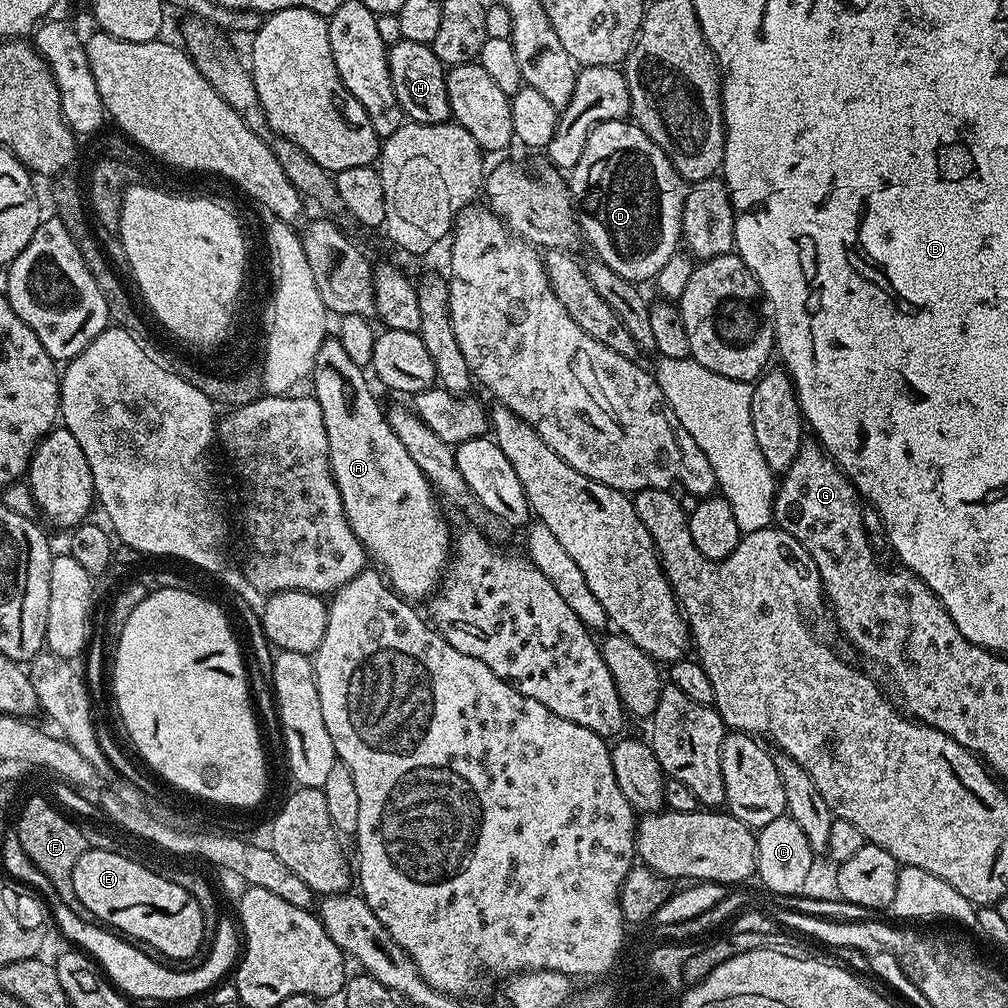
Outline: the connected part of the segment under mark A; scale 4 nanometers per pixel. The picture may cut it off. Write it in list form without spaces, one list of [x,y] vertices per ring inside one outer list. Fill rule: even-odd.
[[[379,399],[373,402],[372,408],[364,408],[364,416],[360,416],[360,420],[356,420],[352,412],[328,412],[328,408],[322,408],[322,418],[326,426],[332,477],[338,486],[344,513],[354,534],[362,542],[369,557],[380,563],[379,571],[386,577],[393,592],[412,602],[431,597],[450,563],[454,536],[448,533],[448,524],[436,505],[437,493],[426,474],[418,470],[406,446],[402,446],[394,430],[390,430],[388,417]]]

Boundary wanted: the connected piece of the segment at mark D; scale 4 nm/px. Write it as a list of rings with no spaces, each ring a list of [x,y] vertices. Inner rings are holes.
[[[627,119],[602,122],[586,138],[586,150],[578,166],[570,170],[570,195],[578,217],[578,227],[585,241],[592,243],[599,263],[610,266],[622,278],[633,282],[651,281],[666,266],[682,240],[682,210],[685,181],[681,180],[670,158],[634,122]]]

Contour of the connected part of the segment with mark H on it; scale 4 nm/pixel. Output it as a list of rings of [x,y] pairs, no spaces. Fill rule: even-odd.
[[[402,39],[388,49],[388,69],[398,106],[409,121],[422,124],[447,124],[452,120],[450,94],[446,92],[446,65],[434,54],[432,45]]]

